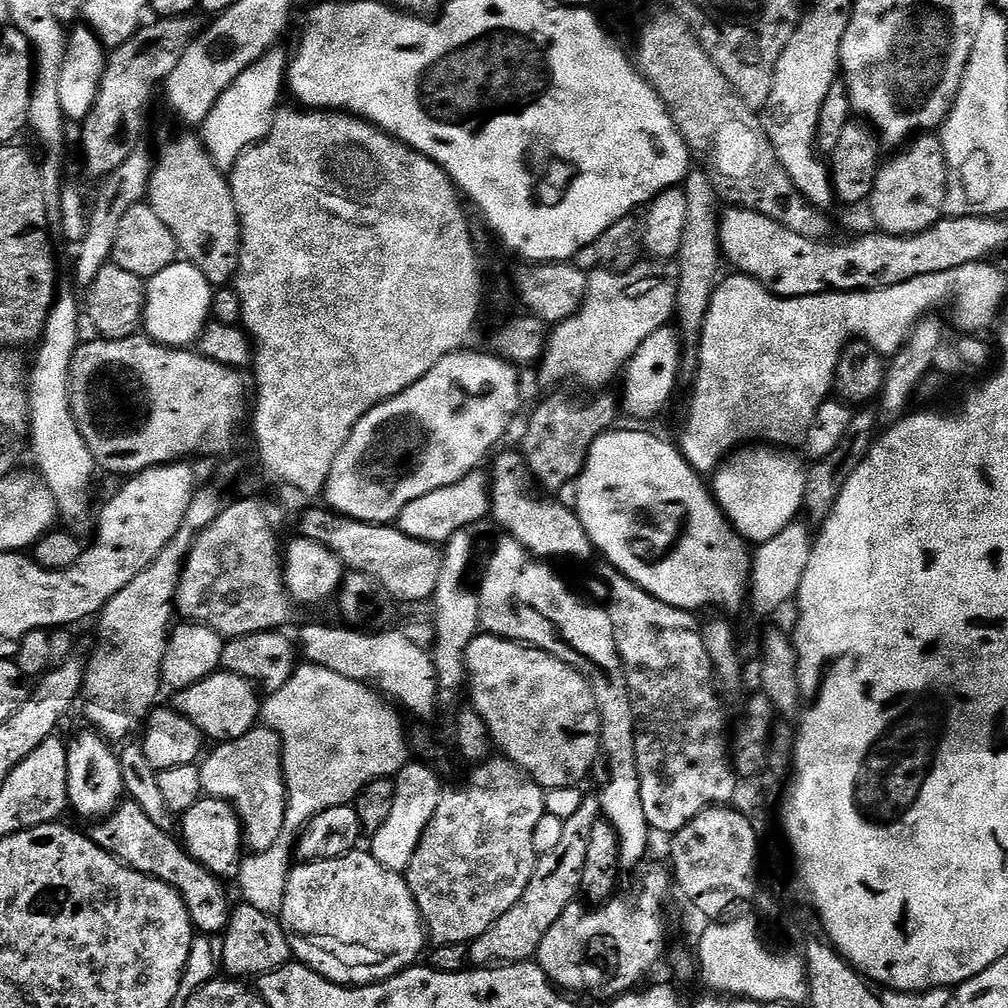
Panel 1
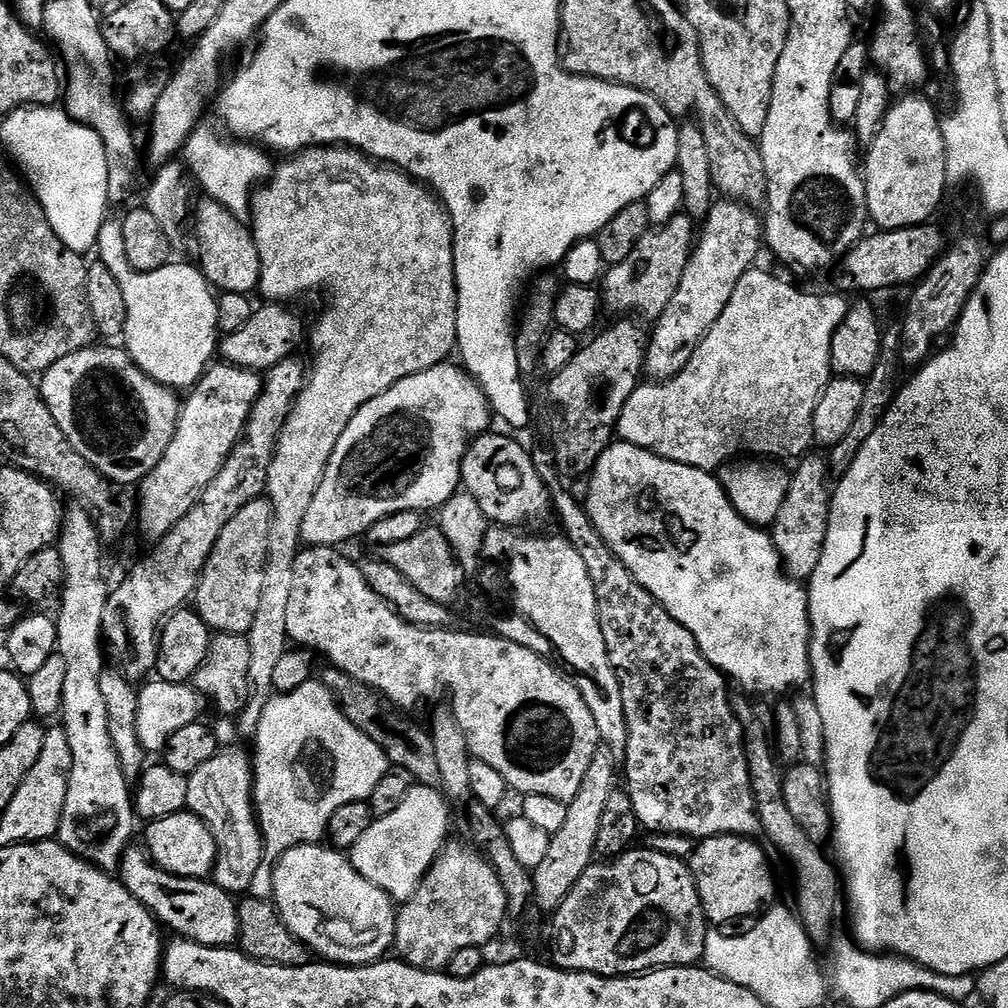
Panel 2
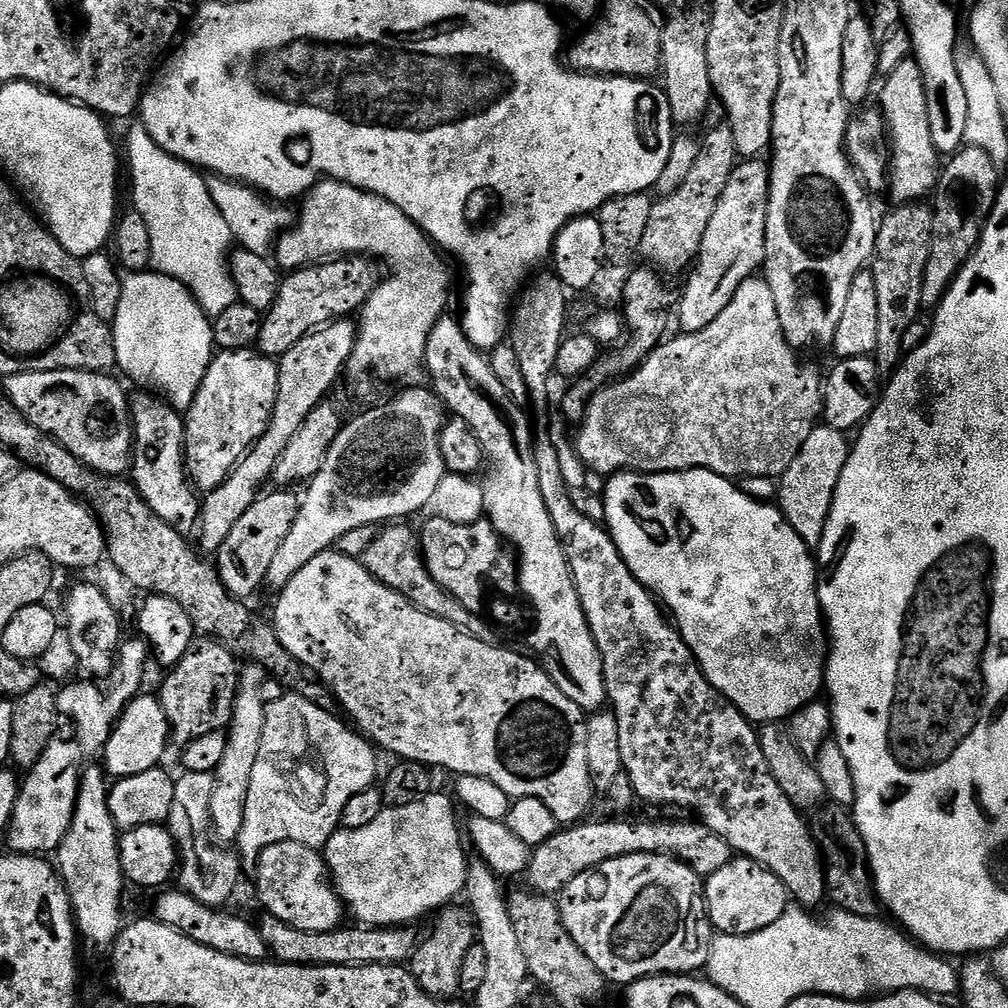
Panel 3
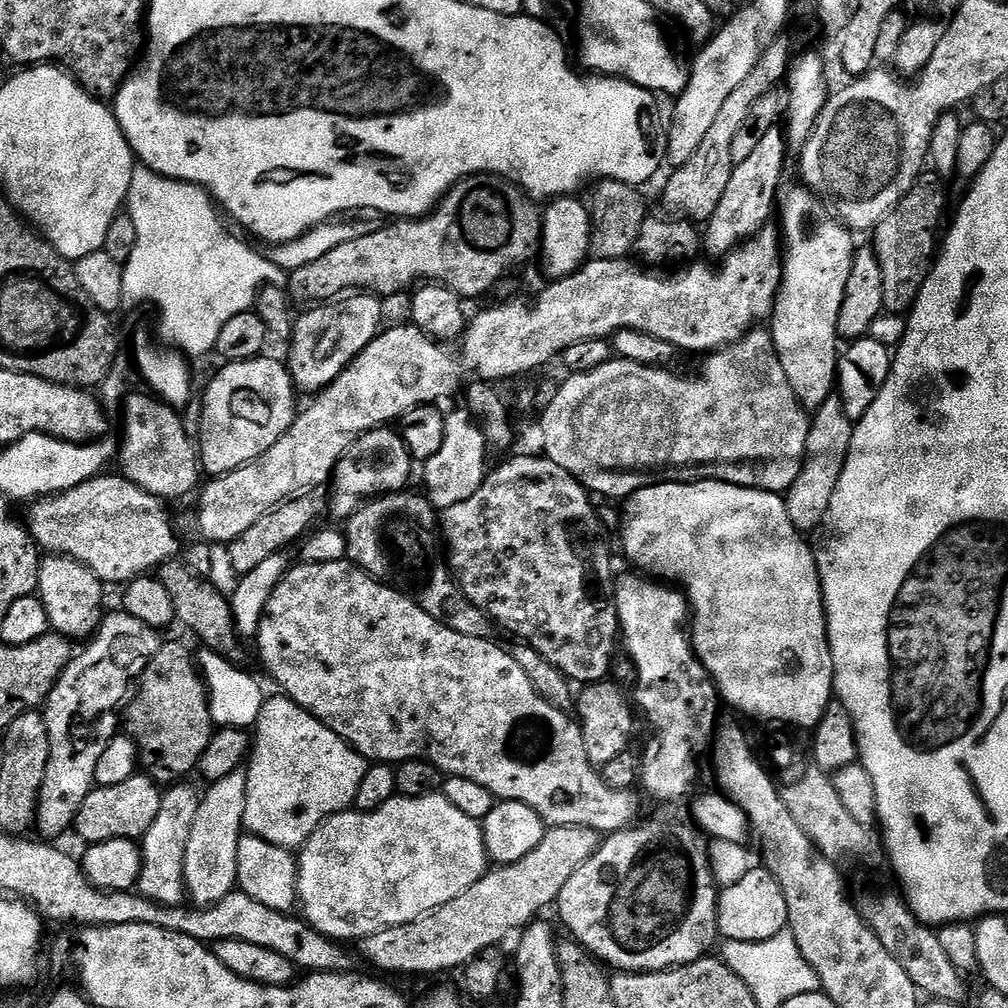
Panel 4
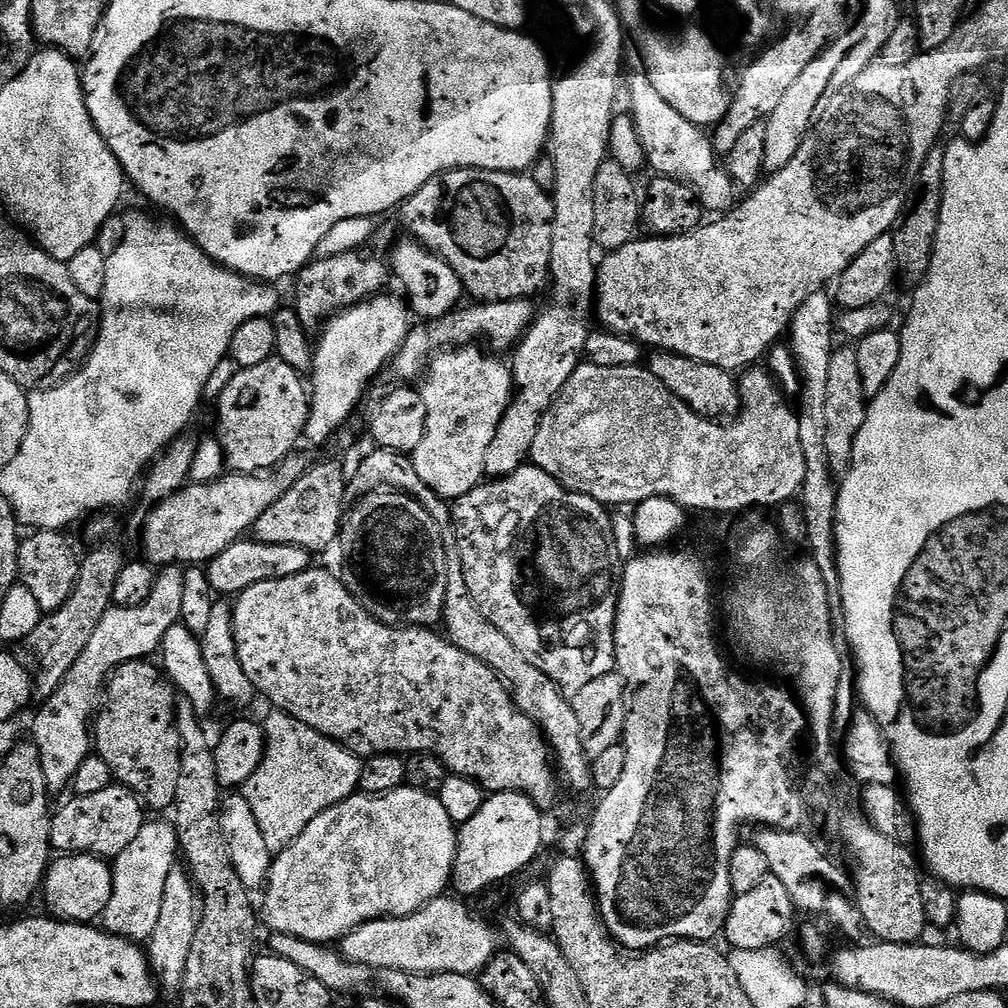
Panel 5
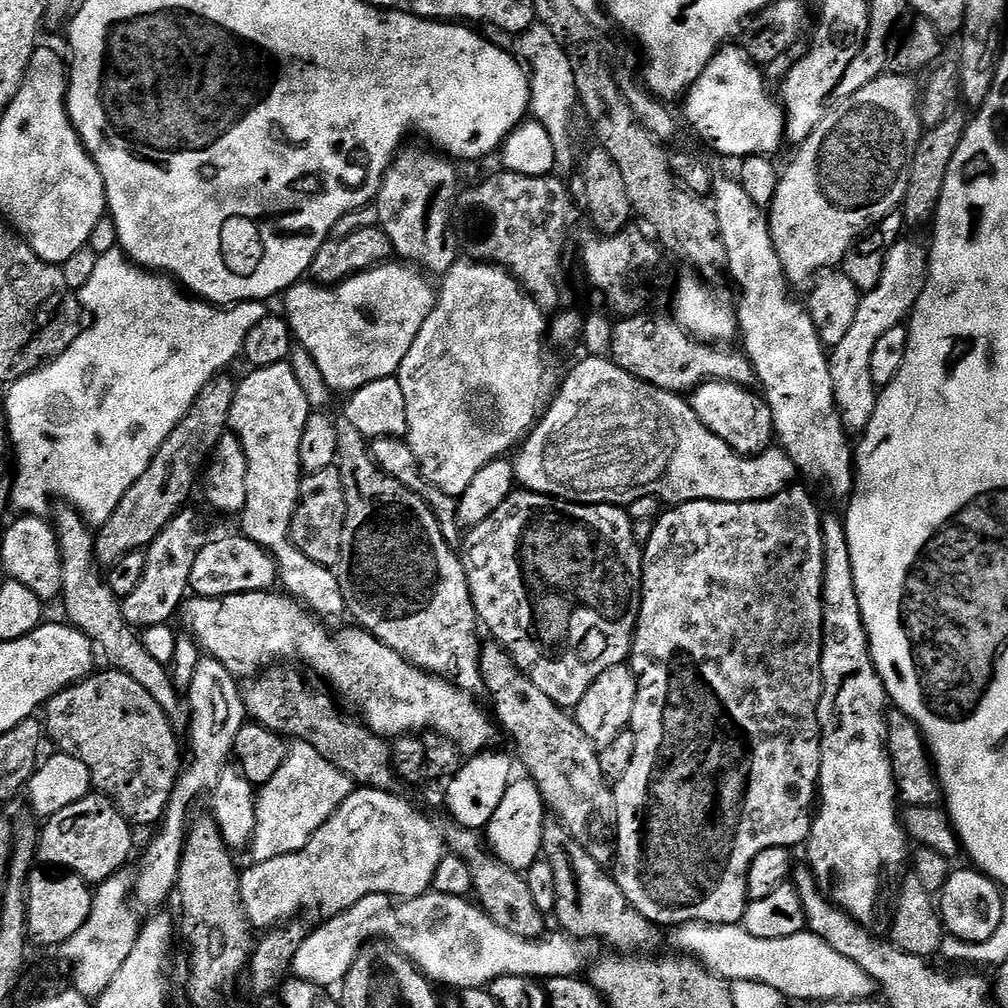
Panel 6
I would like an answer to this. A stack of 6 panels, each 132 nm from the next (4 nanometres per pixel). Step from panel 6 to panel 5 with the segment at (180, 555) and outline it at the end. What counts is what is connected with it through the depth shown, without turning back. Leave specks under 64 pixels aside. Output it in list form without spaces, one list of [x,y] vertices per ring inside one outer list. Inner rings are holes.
[[[164,566],[159,569],[154,590],[142,606],[108,609],[98,622],[98,630],[90,637],[82,658],[70,666],[70,674],[54,690],[54,694],[43,701],[40,713],[32,720],[31,739],[38,746],[42,758],[42,774],[46,774],[49,793],[56,794],[67,789],[78,774],[85,758],[94,748],[94,736],[90,725],[102,703],[104,690],[114,669],[128,660],[143,660],[159,653],[160,644],[166,638],[170,626],[181,623],[182,593],[185,588],[185,569],[180,566]]]

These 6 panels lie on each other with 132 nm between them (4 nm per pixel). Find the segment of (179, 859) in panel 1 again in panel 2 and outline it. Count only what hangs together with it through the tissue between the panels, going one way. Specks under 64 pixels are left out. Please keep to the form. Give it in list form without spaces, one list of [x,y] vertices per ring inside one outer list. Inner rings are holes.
[[[129,846],[120,859],[118,878],[152,915],[177,937],[211,948],[227,948],[240,938],[240,909],[233,894],[211,879],[182,878],[162,870],[143,846]]]

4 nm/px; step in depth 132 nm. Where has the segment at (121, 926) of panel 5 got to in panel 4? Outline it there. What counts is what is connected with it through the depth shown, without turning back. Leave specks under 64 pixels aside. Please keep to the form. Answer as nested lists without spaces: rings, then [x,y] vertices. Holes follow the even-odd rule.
[[[187,784],[171,785],[164,792],[158,818],[154,818],[154,826],[150,826],[142,838],[144,865],[140,871],[138,891],[147,900],[165,906],[180,906],[186,900],[183,860],[186,858],[186,841],[190,839],[190,826],[194,826],[194,814],[198,814],[201,797],[199,791]]]

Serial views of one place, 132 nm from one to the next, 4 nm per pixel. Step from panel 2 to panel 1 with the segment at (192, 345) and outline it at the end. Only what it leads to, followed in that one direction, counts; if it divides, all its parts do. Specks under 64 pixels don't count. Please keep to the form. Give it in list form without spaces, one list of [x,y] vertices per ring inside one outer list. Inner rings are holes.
[[[177,260],[145,285],[145,333],[155,342],[168,347],[193,345],[209,323],[214,286],[197,267],[185,260]]]

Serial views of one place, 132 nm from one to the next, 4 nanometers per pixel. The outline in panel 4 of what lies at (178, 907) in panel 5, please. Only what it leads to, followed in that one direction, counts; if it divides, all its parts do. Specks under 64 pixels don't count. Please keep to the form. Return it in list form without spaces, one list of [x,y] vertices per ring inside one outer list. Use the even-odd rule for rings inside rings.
[[[241,770],[207,785],[208,793],[200,797],[194,826],[190,826],[190,839],[186,841],[184,861],[184,887],[191,903],[196,906],[217,904],[226,894],[237,891],[238,842],[245,831],[247,771]]]

